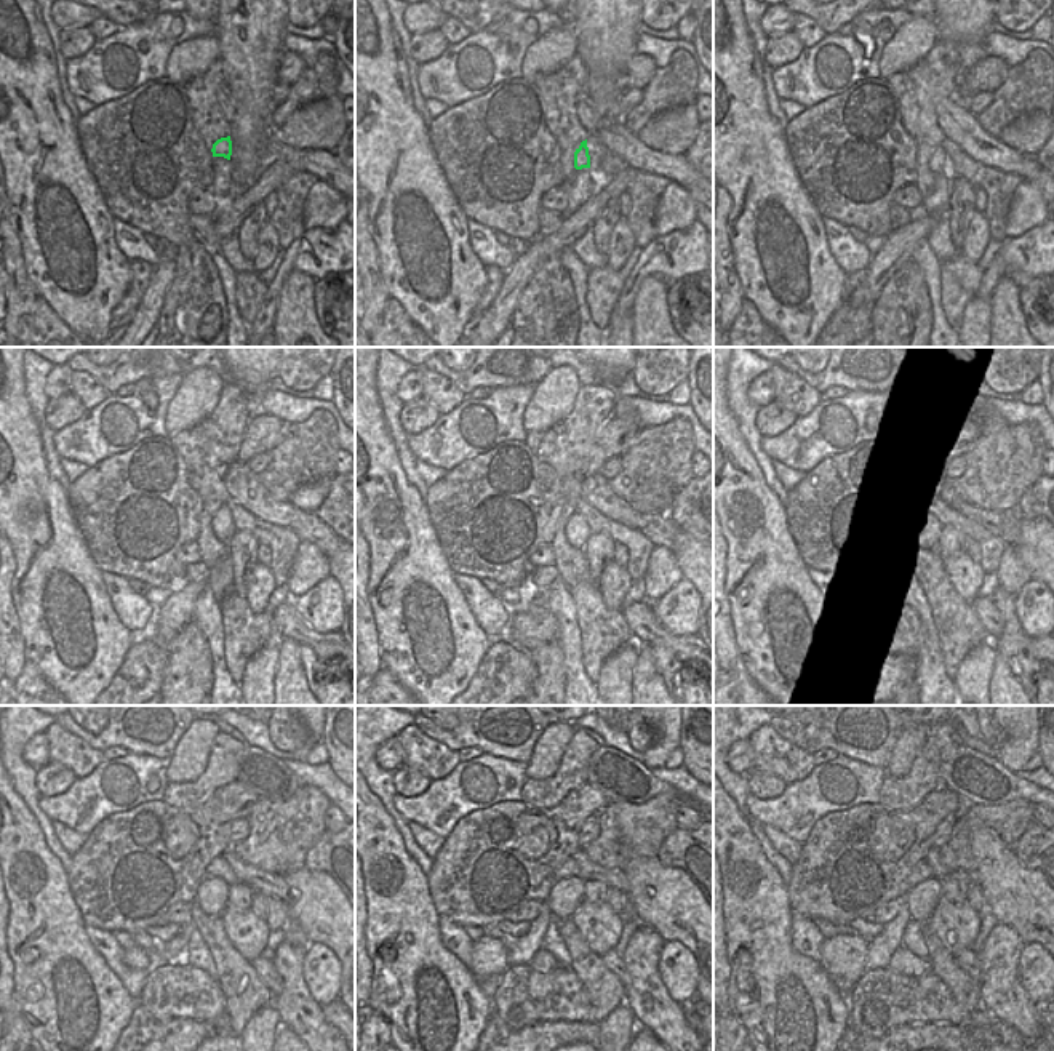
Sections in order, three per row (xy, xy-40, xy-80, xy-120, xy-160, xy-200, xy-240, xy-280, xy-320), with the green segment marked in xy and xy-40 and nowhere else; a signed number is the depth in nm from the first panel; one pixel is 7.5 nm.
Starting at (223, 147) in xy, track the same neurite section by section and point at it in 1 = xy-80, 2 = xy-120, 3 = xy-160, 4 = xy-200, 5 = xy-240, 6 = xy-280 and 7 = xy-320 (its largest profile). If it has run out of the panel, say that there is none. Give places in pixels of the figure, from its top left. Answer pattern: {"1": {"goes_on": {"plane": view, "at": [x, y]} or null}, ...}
{"1": {"goes_on": {"plane": "xy-80", "at": [938, 162]}}, "2": {"goes_on": {"plane": "xy-120", "at": [223, 525]}}, "3": {"goes_on": {"plane": "xy-160", "at": [576, 531]}}, "4": {"goes_on": {"plane": "xy-200", "at": [931, 531]}}, "5": {"goes_on": {"plane": "xy-240", "at": [211, 893]}}, "6": {"goes_on": {"plane": "xy-280", "at": [565, 896]}}, "7": {"goes_on": {"plane": "xy-320", "at": [922, 899]}}}

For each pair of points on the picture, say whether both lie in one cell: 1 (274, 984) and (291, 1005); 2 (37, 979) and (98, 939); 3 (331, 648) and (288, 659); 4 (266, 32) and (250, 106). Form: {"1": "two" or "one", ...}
{"1": "two", "2": "two", "3": "two", "4": "one"}

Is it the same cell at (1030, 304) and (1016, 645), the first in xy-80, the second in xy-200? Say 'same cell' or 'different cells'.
same cell

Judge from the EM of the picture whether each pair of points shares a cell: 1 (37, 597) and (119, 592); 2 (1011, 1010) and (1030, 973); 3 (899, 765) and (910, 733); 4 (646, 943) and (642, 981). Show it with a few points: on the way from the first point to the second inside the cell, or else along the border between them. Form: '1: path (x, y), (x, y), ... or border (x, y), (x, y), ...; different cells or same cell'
1: border (101, 573), (109, 602), (125, 626); different cells
2: border (1021, 951), (1018, 963), (1019, 983), (1037, 1007); different cells
3: path (902, 757), (910, 741); same cell
4: path (645, 952), (643, 971); same cell

